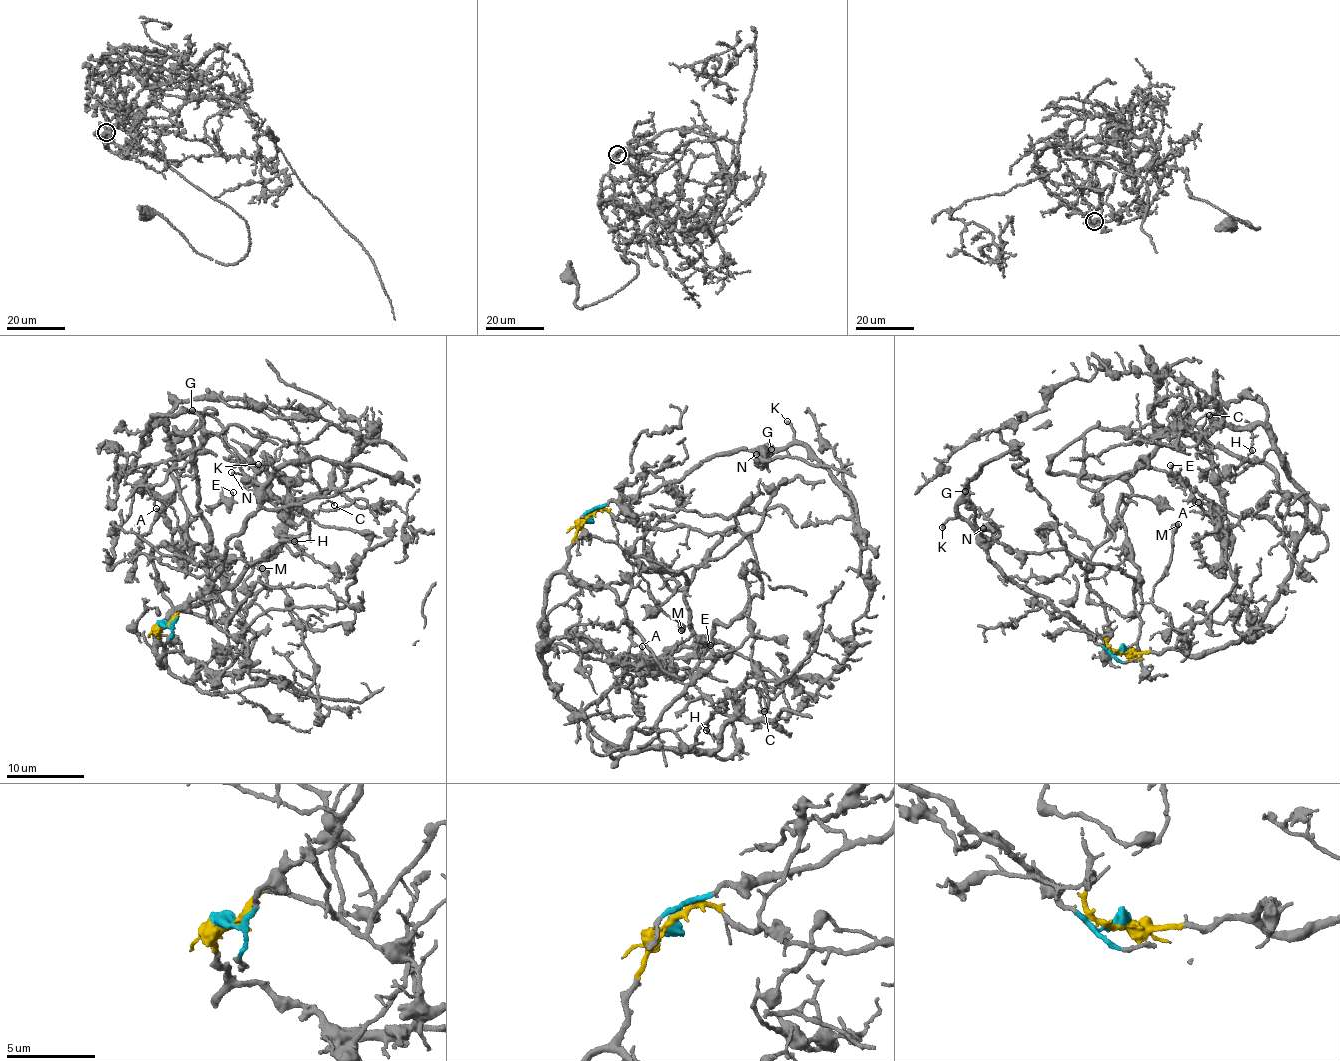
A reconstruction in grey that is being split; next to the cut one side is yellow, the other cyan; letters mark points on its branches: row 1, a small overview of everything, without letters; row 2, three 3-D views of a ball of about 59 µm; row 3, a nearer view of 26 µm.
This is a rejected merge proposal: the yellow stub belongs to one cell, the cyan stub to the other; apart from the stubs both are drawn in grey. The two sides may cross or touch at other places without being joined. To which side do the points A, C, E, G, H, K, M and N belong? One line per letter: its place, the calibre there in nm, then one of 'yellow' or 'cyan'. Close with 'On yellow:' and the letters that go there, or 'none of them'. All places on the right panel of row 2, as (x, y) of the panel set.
A: at (1198, 502); 170 nm thick; yellow
C: at (1209, 415); 120 nm thick; yellow
E: at (1170, 465); 180 nm thick; yellow
G: at (965, 491); 240 nm thick; cyan
H: at (1252, 450); 130 nm thick; yellow
K: at (942, 527); 220 nm thick; cyan
M: at (1178, 524); 700 nm thick; yellow
N: at (983, 528); 200 nm thick; cyan
On yellow: A, C, E, H, M

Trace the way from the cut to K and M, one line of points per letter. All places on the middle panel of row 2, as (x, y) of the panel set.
K: (588, 517), (612, 502), (674, 483), (723, 454), (781, 448), (793, 439), (786, 420)
M: (588, 517), (572, 543), (565, 574), (590, 586), (620, 585), (642, 576), (658, 605), (683, 624), (681, 631)

